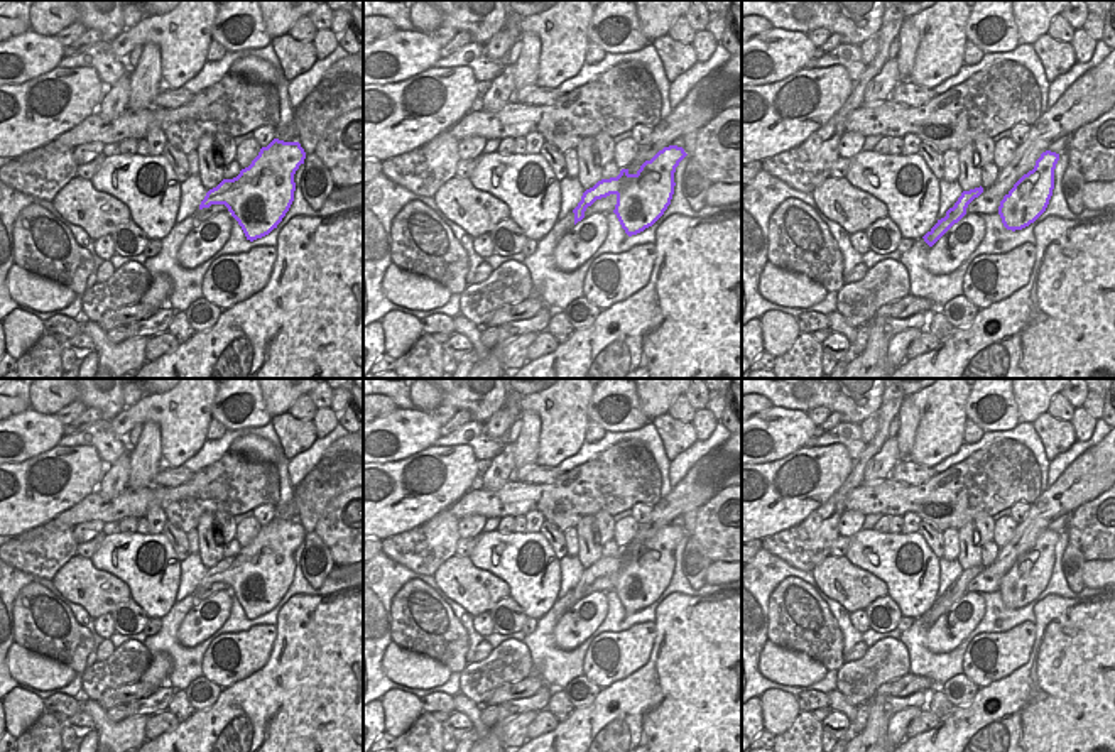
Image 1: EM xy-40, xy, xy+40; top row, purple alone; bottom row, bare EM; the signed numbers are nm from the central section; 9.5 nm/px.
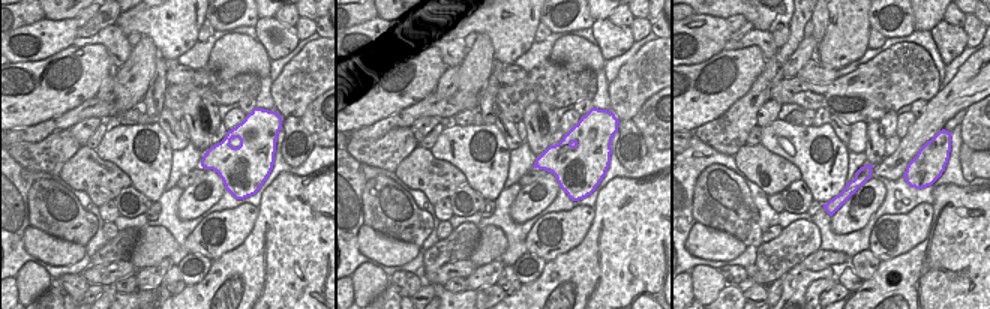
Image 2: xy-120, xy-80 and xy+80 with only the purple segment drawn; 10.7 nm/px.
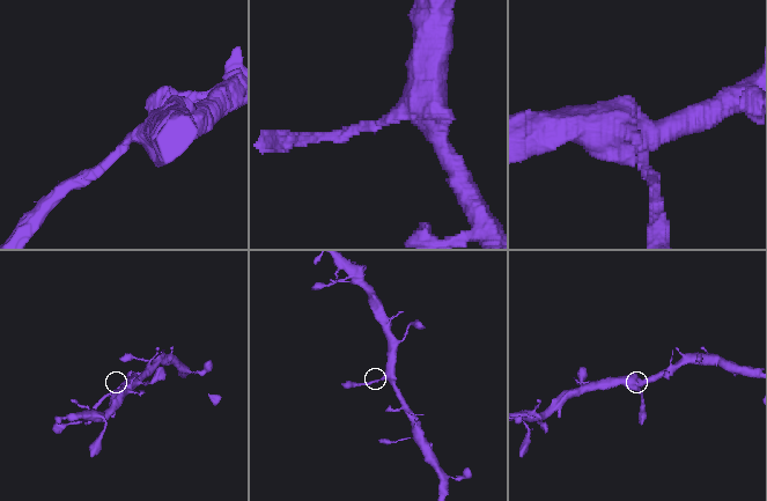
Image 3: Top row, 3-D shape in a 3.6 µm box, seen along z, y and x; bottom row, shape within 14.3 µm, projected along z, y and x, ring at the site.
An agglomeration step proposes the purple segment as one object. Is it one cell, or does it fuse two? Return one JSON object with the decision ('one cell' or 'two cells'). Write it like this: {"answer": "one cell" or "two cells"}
{"answer": "two cells"}

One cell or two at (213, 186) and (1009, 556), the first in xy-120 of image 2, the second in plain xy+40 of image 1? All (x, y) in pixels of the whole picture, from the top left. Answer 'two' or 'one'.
two

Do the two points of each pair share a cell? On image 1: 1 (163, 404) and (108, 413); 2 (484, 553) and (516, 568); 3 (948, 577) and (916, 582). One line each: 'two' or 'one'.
1: two
2: one
3: two

